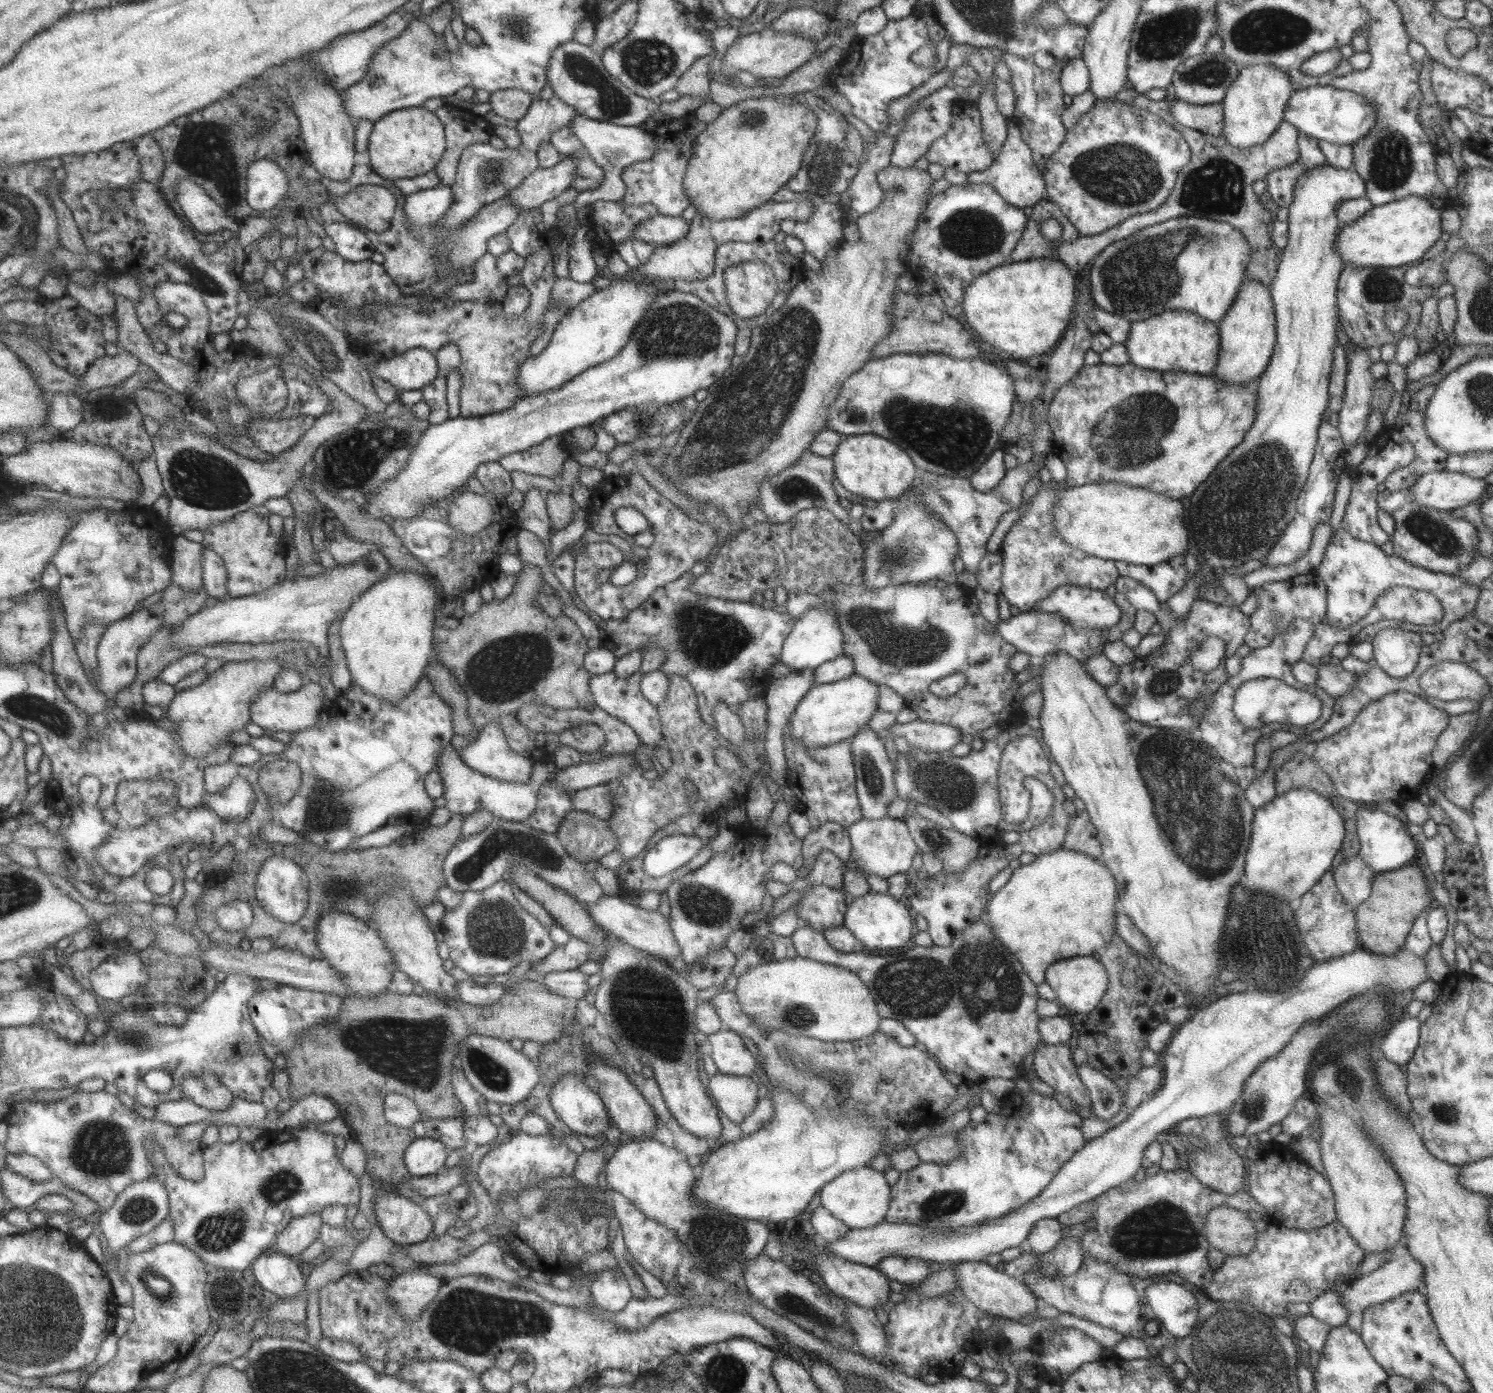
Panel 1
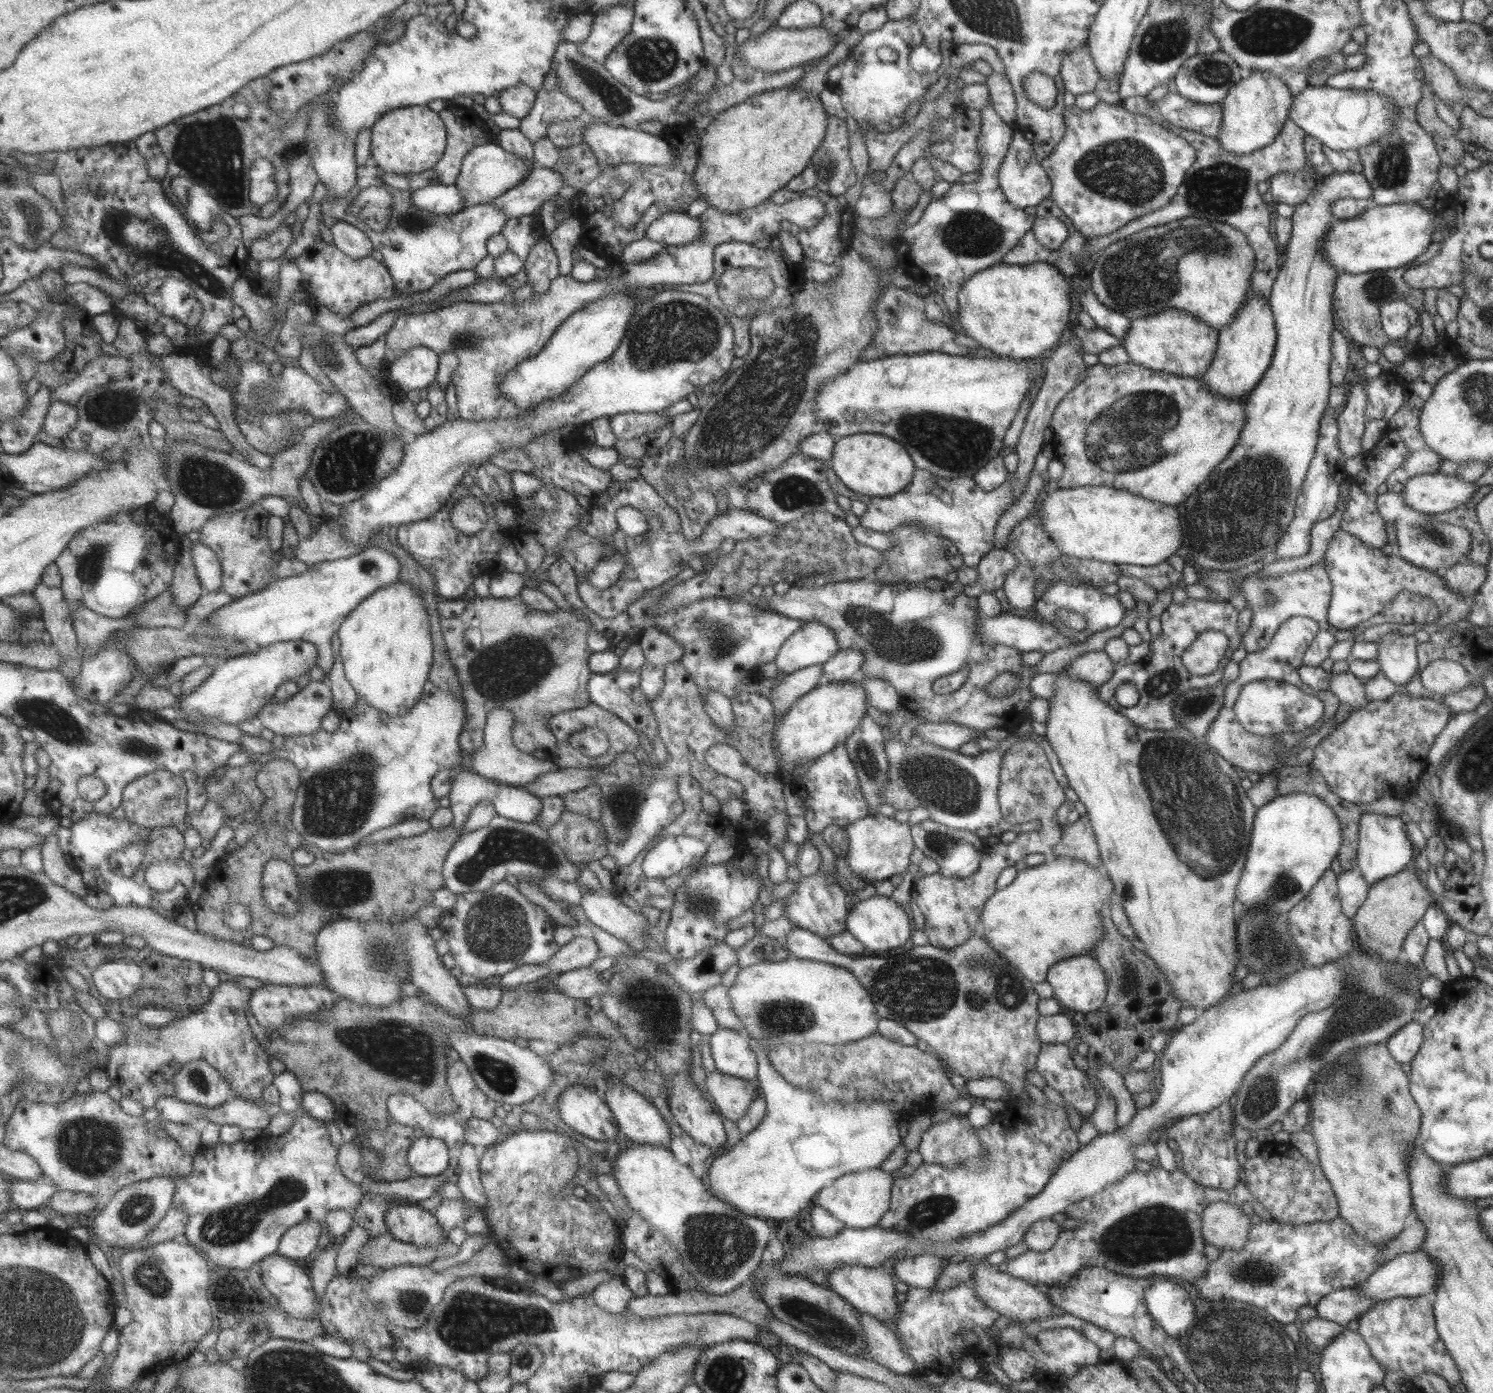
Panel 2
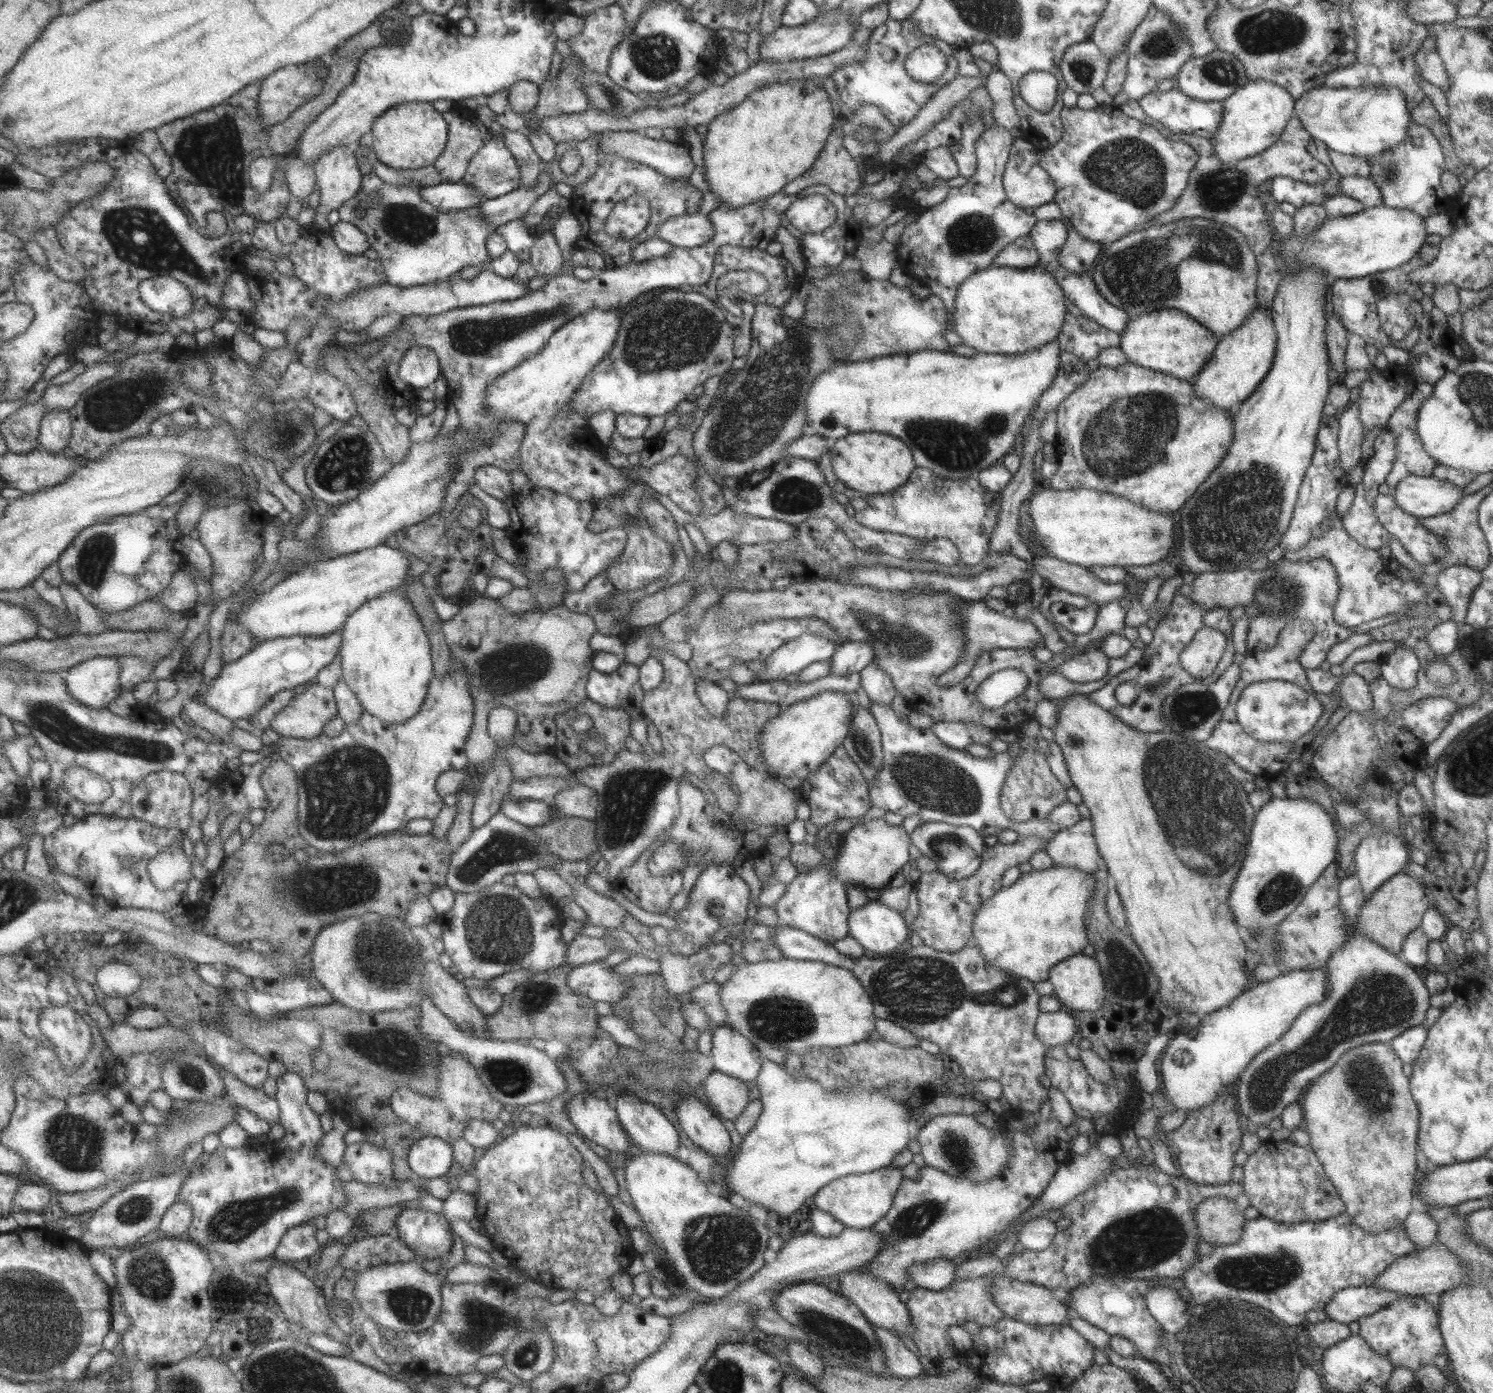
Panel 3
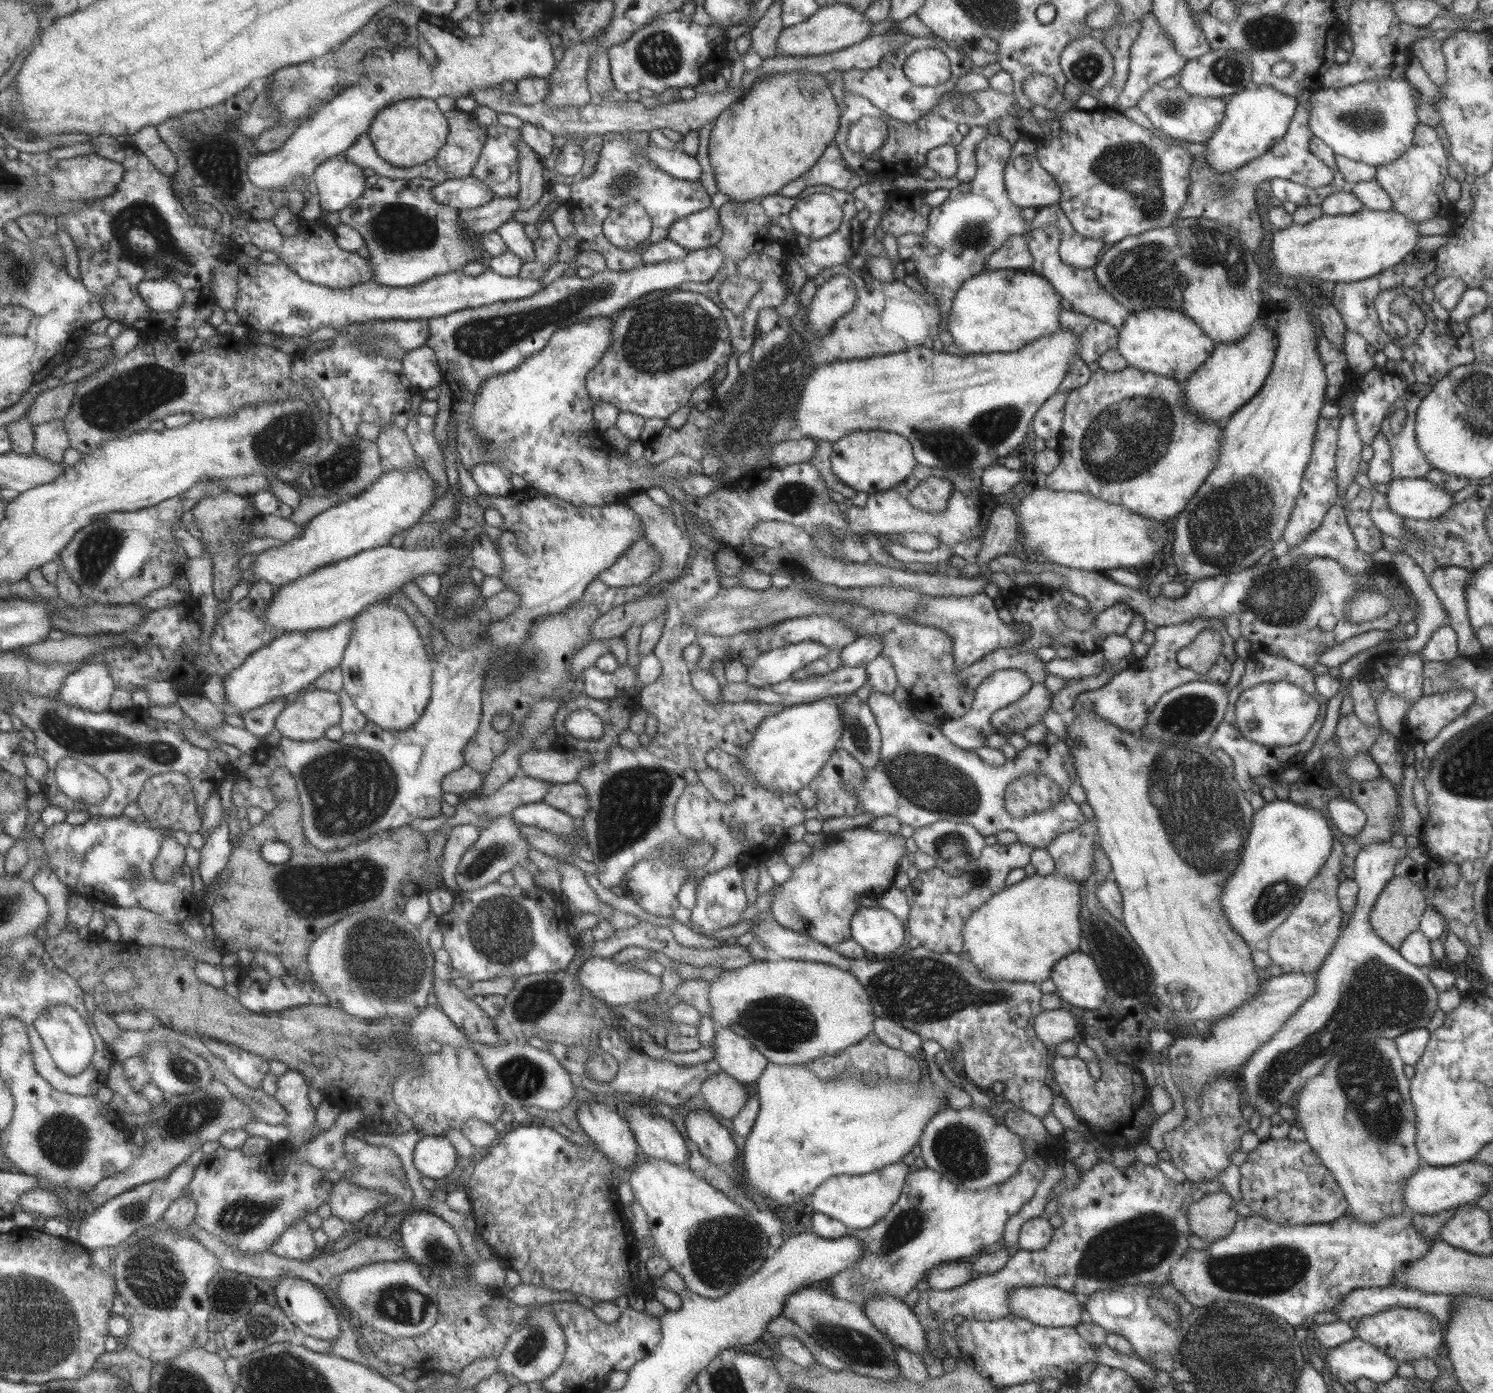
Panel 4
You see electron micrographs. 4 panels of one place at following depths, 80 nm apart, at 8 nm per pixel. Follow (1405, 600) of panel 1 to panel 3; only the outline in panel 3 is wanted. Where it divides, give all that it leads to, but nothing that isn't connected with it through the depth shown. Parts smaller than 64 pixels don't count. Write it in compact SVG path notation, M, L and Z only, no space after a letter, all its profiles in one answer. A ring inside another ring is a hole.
M1282 557L1262 570L1249 568L1231 572L1200 572L1194 575L1189 600L1197 604L1199 610L1203 612L1217 607L1227 607L1231 610L1235 604L1241 604L1248 622L1246 654L1269 650L1275 646L1279 632L1287 626L1288 622L1291 622L1293 618L1303 620L1309 626L1313 626L1313 637L1305 644L1305 649L1301 650L1297 662L1304 670L1311 670L1318 668L1325 661L1325 655L1333 646L1332 644L1345 640L1354 633L1368 633L1373 628L1399 620L1399 614L1395 613L1363 623L1355 629L1341 627L1333 621L1333 606L1337 602L1340 590L1334 568L1325 557L1295 562Z

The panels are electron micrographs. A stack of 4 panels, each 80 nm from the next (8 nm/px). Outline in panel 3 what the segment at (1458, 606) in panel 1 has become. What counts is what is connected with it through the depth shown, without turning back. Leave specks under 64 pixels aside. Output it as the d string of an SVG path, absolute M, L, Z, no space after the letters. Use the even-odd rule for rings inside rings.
M1340 519L1334 520L1331 529L1311 537L1303 548L1295 552L1287 551L1283 557L1291 562L1325 557L1332 564L1341 588L1333 606L1333 621L1341 627L1355 629L1381 616L1399 614L1397 622L1369 630L1372 641L1405 642L1410 638L1411 629L1421 628L1429 632L1441 622L1451 619L1451 607L1445 604L1443 596L1437 592L1433 583L1429 583L1425 574L1423 578L1415 581L1409 570L1400 562L1383 557L1376 550L1362 547L1343 530Z

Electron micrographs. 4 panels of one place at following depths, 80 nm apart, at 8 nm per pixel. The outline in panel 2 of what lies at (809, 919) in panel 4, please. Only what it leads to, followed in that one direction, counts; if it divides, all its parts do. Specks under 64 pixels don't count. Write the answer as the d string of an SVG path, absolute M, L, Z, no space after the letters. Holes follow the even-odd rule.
M867 815L854 820L844 829L848 835L848 853L845 858L849 870L859 875L866 884L874 880L885 880L895 874L903 874L909 867L909 854L914 844L910 837L910 826L897 822L893 817L883 815ZM815 874L801 877L797 883L797 888L783 899L785 902L783 917L788 918L795 927L804 928L825 938L846 930L848 915L845 907L846 893L835 883L835 880Z

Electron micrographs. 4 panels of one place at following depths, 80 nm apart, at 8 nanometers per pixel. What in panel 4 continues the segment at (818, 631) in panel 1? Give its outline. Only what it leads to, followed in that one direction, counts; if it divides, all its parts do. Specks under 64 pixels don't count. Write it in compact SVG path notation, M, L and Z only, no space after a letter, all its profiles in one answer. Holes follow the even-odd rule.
M802 640L759 654L759 657L748 665L744 682L750 687L768 687L787 680L796 670L830 652L829 648L821 645L812 640Z

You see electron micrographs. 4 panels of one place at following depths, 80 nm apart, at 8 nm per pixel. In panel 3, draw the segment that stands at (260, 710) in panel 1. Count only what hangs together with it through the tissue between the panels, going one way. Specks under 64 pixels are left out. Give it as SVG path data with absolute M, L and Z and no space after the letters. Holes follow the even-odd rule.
M313 682L275 716L271 727L280 737L311 739L321 736L325 724L337 714L334 688Z

